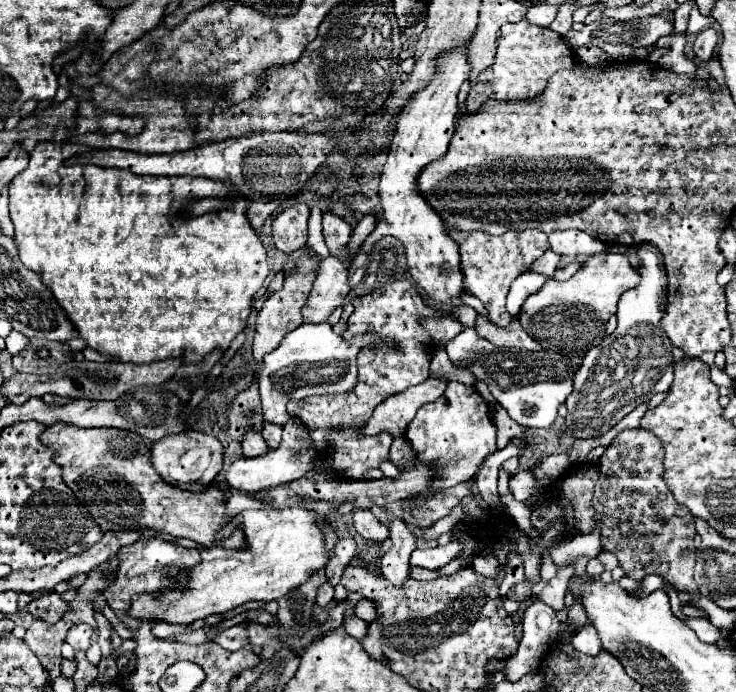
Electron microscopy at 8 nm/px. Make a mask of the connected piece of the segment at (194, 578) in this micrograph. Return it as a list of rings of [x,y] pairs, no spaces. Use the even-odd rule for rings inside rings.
[[[292,506],[292,508],[284,508],[284,510],[244,510],[242,514],[238,514],[238,518],[228,524],[220,536],[226,536],[228,532],[234,530],[234,526],[242,524],[244,534],[246,534],[246,542],[250,546],[248,552],[240,552],[240,550],[228,550],[228,548],[206,548],[202,552],[202,562],[186,572],[190,572],[188,576],[188,584],[186,588],[178,590],[178,592],[168,592],[164,598],[148,598],[148,596],[136,596],[132,600],[132,608],[130,614],[136,618],[150,618],[154,622],[170,622],[170,624],[190,624],[194,620],[200,618],[208,618],[212,614],[224,614],[244,602],[250,600],[278,600],[284,594],[288,594],[288,590],[302,586],[314,572],[318,572],[320,568],[328,566],[330,562],[330,552],[326,550],[326,540],[324,540],[324,532],[318,526],[318,514],[312,510],[306,510],[302,506]]]

